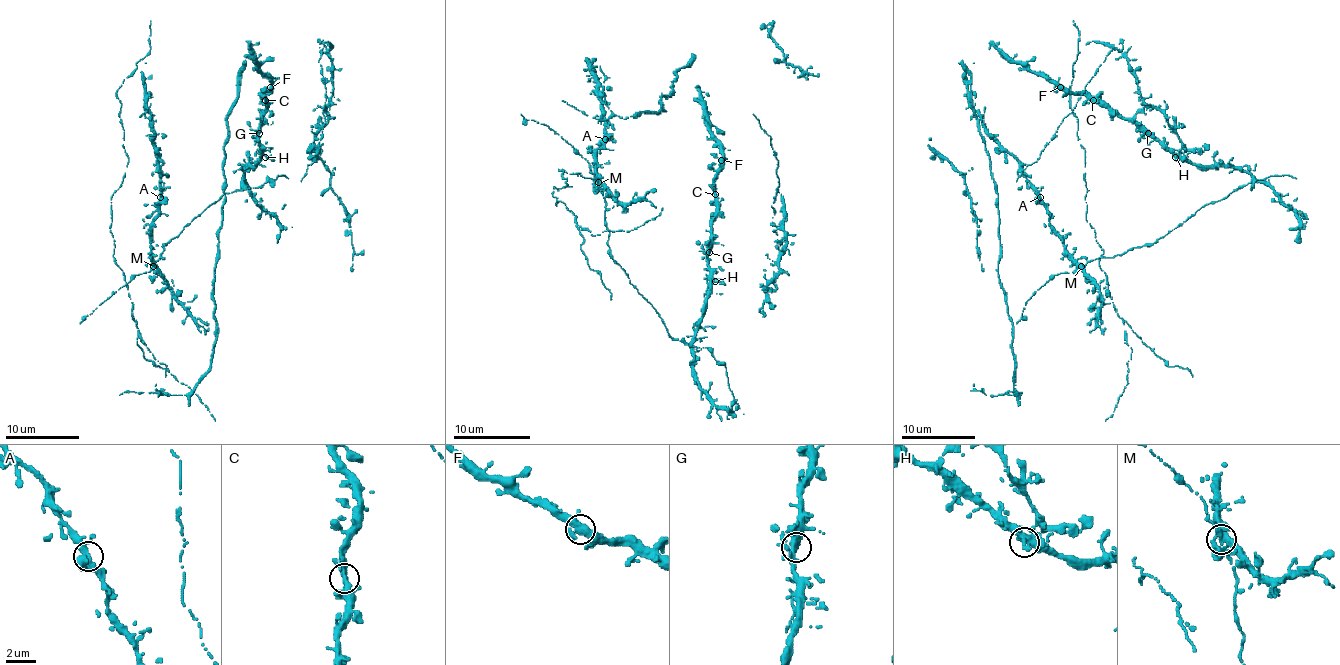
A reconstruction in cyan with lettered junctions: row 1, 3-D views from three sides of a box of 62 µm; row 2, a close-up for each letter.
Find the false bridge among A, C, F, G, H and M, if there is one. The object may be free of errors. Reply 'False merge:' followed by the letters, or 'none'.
False merge: none

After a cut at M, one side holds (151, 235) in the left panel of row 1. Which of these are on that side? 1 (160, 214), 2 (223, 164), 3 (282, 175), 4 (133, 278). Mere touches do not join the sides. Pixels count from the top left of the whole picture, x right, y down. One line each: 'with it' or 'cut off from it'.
1: with it
2: with it
3: cut off from it
4: cut off from it

